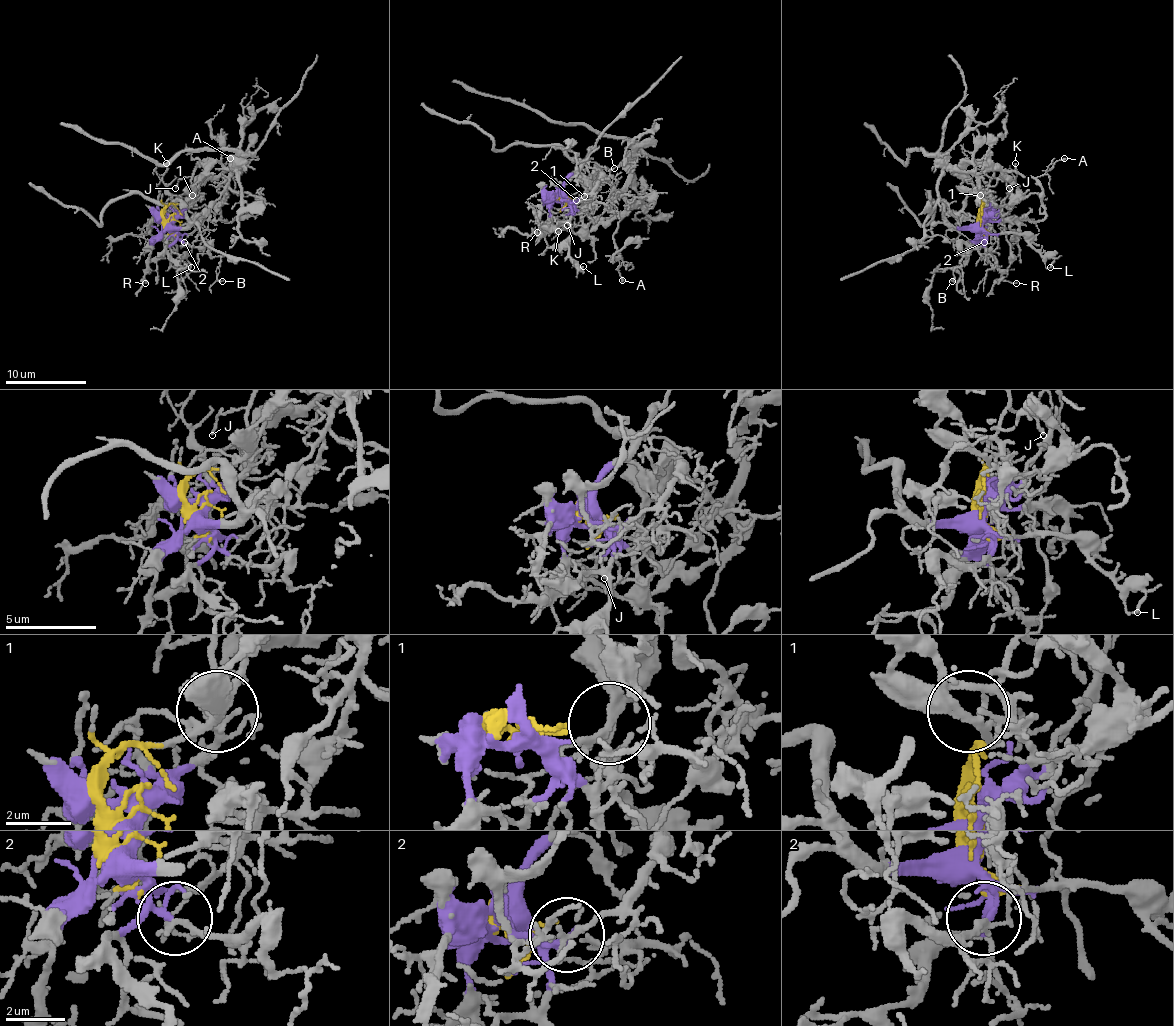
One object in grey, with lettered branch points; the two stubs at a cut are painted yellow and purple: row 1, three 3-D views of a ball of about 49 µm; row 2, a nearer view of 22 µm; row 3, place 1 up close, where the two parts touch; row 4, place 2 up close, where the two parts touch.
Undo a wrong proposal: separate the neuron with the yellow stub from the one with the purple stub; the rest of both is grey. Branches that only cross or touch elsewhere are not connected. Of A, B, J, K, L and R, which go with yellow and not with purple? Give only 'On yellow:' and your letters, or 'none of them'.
On yellow: A

